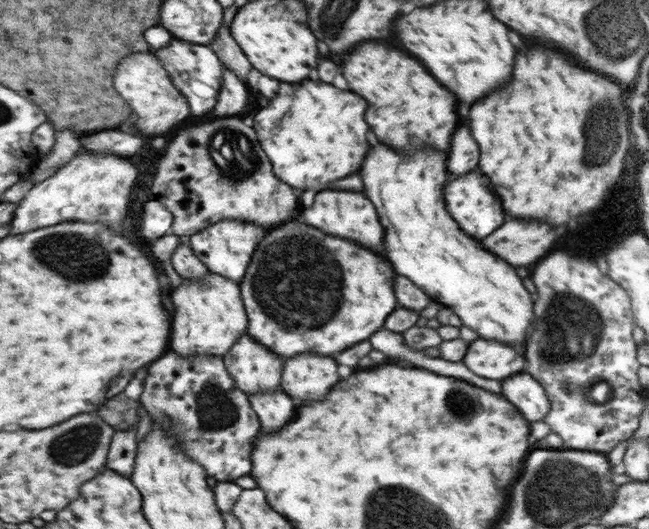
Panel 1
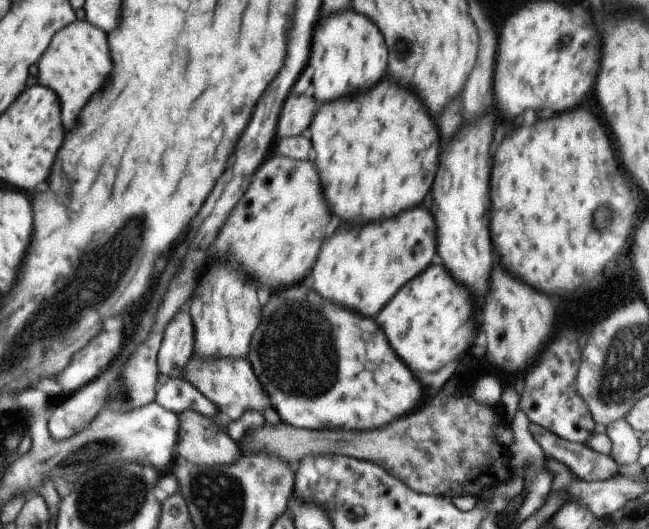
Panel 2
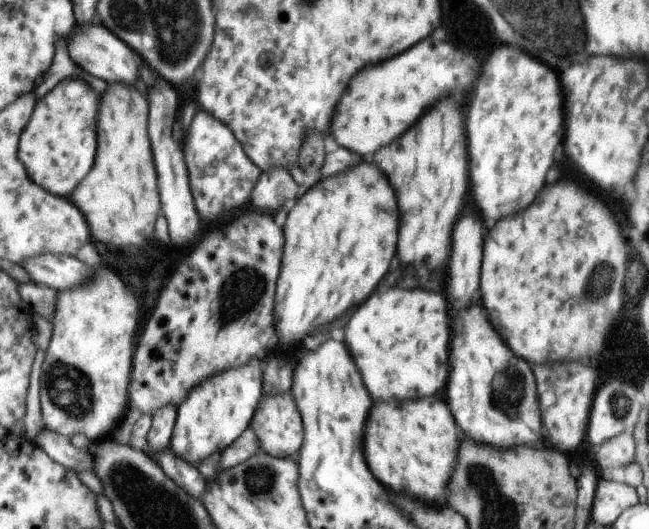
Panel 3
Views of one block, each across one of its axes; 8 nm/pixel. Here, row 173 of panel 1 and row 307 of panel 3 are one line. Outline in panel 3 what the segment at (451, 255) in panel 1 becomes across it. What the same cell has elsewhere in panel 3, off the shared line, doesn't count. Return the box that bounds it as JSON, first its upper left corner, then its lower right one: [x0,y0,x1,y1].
[344,288,450,402]

